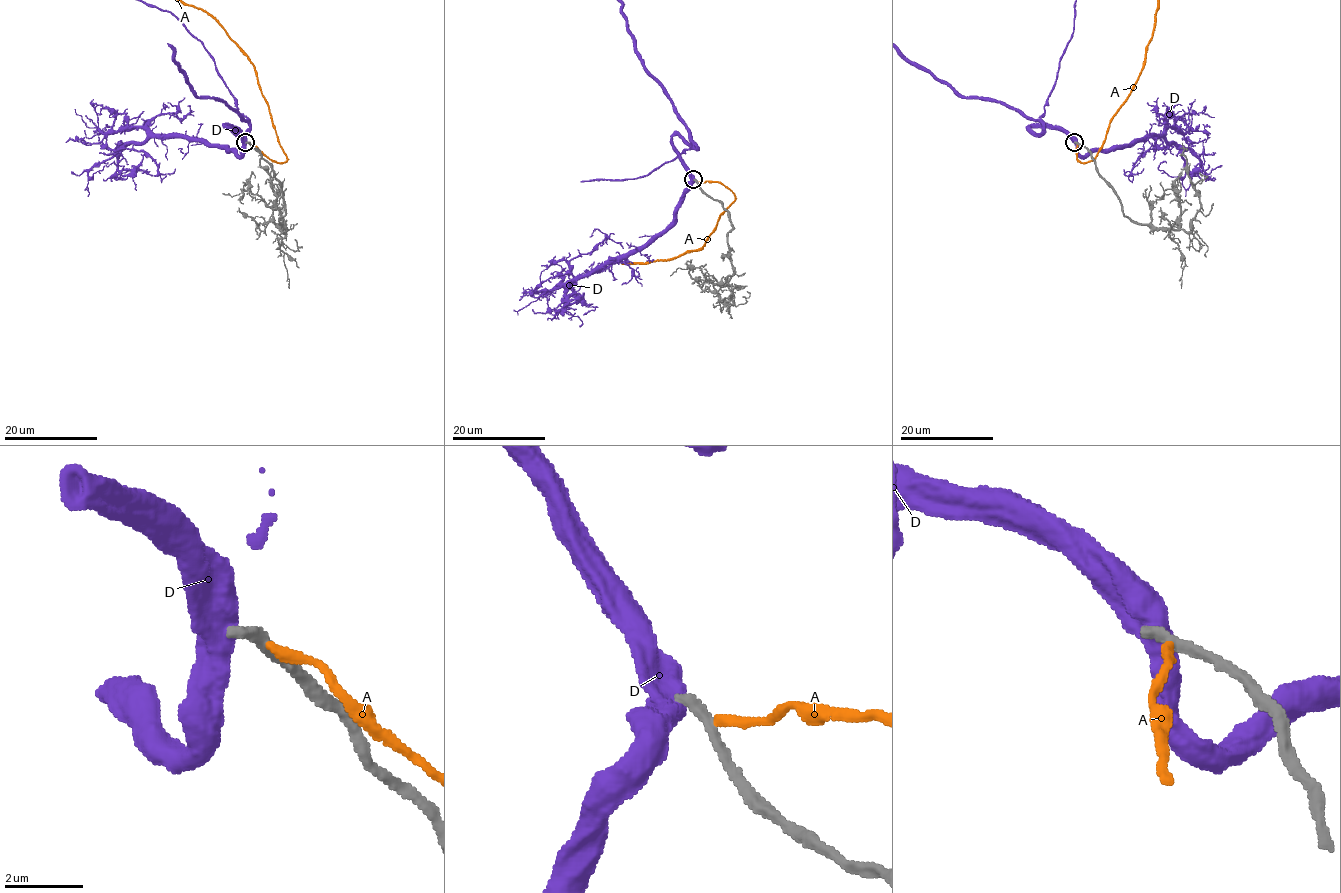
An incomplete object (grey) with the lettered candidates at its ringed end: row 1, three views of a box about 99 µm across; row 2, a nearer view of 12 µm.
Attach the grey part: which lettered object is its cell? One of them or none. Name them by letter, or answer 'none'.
none

